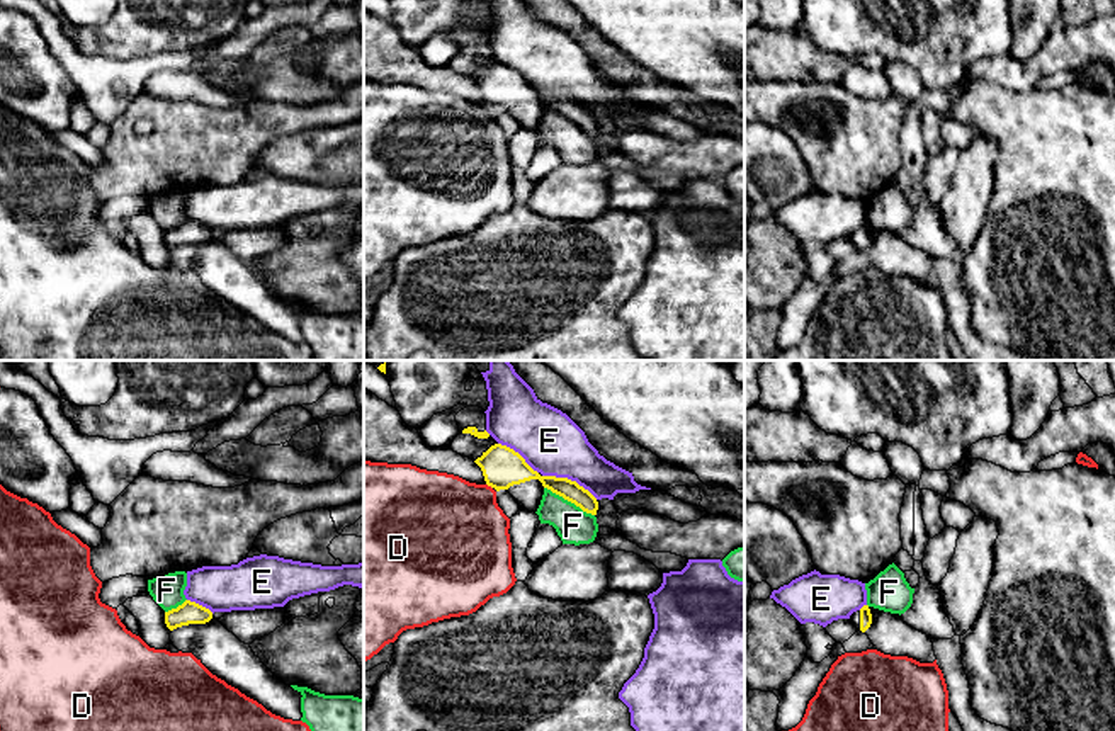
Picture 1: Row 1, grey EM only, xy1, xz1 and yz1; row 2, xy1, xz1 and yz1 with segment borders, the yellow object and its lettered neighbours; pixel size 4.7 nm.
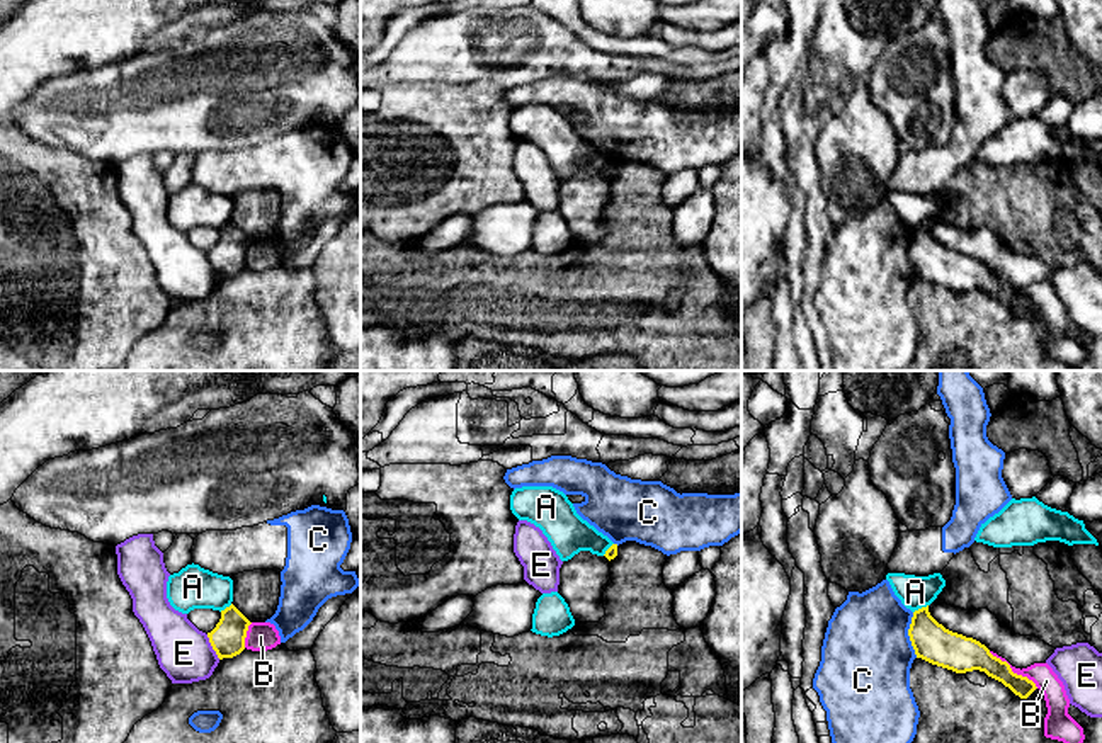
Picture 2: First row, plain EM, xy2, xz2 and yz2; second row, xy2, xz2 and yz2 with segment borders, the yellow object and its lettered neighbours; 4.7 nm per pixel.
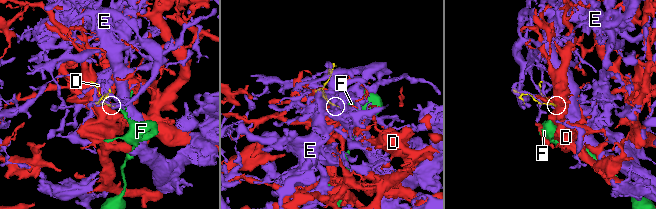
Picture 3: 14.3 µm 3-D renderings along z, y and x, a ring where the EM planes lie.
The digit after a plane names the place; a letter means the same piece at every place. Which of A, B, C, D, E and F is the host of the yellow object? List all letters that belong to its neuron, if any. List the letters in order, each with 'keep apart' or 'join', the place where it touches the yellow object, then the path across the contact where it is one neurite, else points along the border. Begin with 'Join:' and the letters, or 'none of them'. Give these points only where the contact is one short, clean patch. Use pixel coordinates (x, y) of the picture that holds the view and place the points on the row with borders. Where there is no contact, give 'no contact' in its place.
Join: none of them
A: keep apart; contact yz2 (922, 607); border yz2 (927, 604), (914, 612)
B: keep apart; contact yz2 (1011, 670)
C: keep apart; contact yz2 (908, 635); border yz2 (912, 612), (908, 638), (917, 657)
D: keep apart; contact xz1 (490, 485); border xz1 (486, 483), (492, 488)
E: keep apart; contact xz1 (570, 480)
F: keep apart; contact xz1 (570, 500); border xz1 (544, 487), (594, 515)

